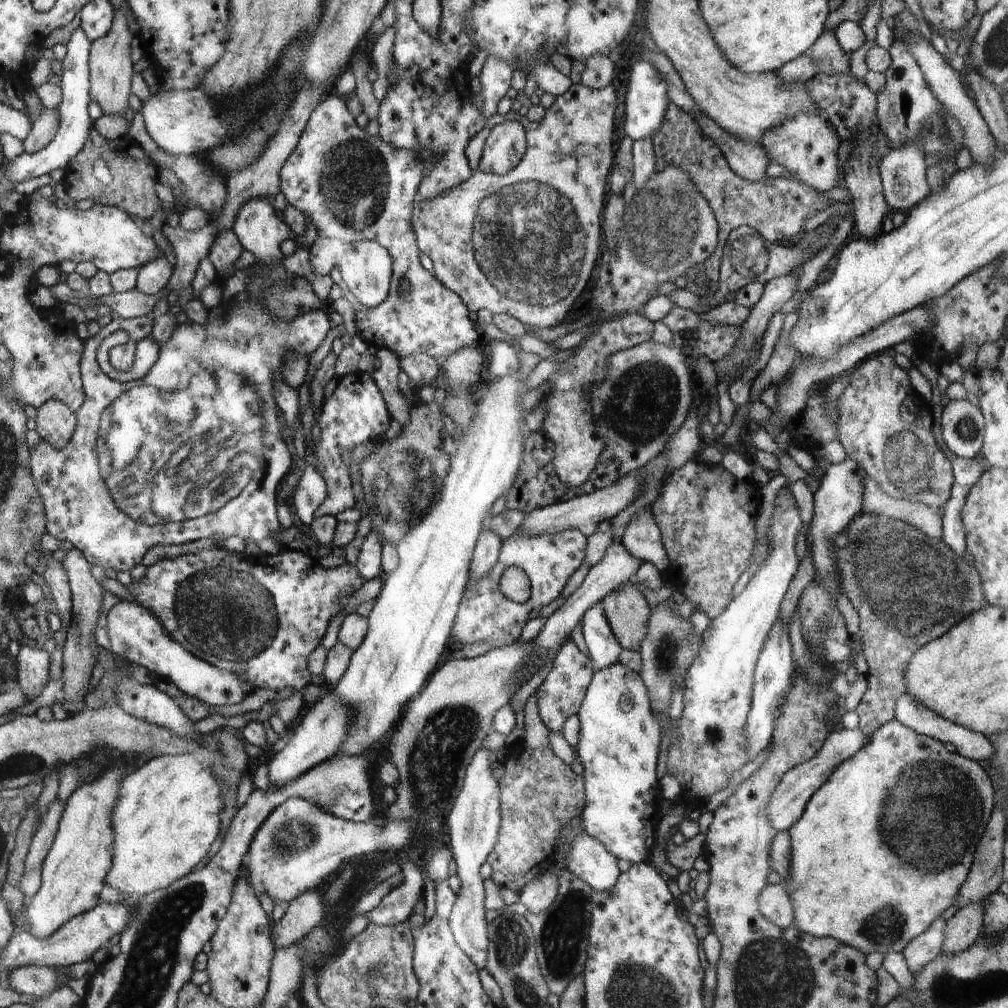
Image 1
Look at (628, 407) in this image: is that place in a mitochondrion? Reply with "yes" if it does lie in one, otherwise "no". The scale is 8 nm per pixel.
yes

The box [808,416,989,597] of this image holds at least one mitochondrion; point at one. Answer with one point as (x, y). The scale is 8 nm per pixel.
(912, 467)

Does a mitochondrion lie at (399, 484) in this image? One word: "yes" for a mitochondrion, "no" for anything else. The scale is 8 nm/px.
yes

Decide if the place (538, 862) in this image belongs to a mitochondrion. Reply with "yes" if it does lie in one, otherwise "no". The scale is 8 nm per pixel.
no

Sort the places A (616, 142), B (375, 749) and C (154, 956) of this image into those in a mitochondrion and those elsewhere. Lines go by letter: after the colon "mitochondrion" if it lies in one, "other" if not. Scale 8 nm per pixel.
A: other
B: other
C: mitochondrion

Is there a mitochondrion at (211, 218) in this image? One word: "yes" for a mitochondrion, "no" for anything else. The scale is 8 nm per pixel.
no

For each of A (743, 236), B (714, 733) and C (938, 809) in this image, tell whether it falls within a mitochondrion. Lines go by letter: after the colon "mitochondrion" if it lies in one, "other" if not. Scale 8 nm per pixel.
A: other
B: mitochondrion
C: mitochondrion

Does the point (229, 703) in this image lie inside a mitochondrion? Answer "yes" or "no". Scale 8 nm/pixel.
no

